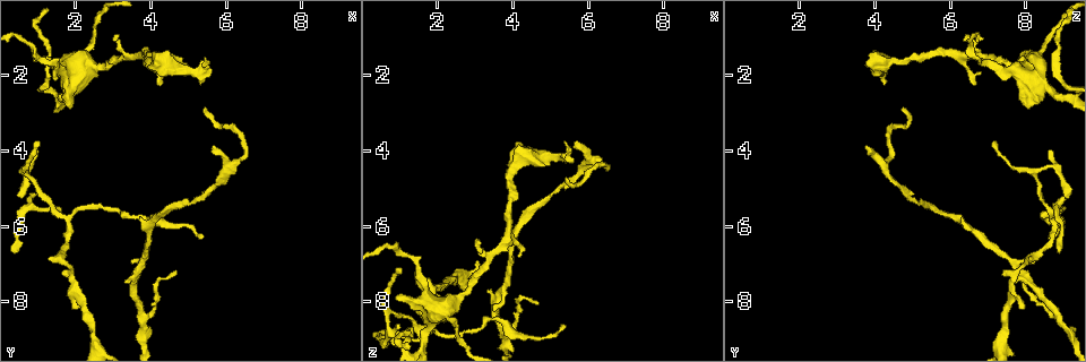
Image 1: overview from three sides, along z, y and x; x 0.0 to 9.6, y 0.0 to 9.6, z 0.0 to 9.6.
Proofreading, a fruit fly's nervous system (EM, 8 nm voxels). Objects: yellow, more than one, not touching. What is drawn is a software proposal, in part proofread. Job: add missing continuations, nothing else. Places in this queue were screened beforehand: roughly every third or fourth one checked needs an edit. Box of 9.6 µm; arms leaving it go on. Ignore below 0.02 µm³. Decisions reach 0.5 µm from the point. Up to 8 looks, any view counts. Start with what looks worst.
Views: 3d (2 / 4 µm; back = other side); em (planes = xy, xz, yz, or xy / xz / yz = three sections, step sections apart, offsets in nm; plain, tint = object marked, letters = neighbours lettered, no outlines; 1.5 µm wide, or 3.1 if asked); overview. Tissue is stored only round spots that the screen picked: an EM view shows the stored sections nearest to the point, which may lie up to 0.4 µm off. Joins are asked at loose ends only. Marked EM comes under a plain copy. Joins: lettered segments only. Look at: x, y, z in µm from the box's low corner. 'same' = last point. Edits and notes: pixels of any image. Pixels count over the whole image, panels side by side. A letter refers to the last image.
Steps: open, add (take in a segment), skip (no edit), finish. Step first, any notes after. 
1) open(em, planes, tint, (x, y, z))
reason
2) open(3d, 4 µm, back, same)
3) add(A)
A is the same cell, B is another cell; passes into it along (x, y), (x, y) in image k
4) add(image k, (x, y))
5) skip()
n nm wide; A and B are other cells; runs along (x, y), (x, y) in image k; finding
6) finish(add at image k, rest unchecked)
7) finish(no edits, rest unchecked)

open(em, planes, tint, (0.95, 4.00, 8.55))
tapers out

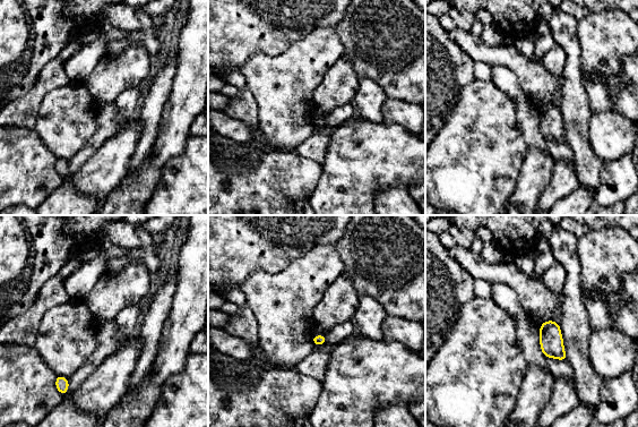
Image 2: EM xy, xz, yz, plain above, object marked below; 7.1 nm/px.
open(em, planes, letters, same)
see the neighbours

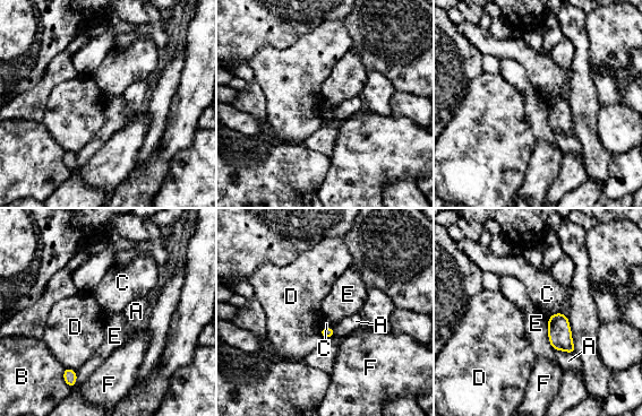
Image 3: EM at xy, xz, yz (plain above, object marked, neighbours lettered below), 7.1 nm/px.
skip()
80 nm wide; A, B, C, D, E and F are other cells; border along (547, 320), (548, 341), (555, 349) in image 3; no lettered segment goes on from it

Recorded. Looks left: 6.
open(3d, 2 µm, (4.75, 7.20, 8.05))
tapers out

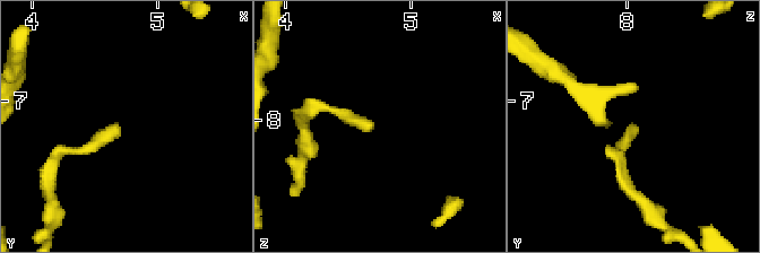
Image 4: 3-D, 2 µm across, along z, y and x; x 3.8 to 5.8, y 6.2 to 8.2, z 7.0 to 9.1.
open(em, planes, letters, (4.66, 7.18, 8.02))
need the tissue

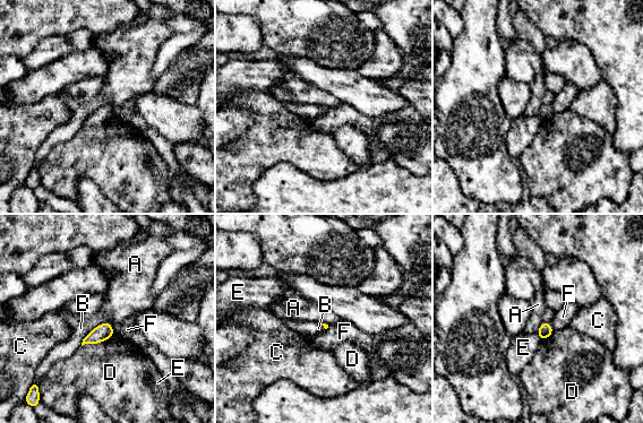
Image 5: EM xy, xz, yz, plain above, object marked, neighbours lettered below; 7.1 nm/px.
skip()
A, B, C, D, E and F are other cells; border along (542, 321), (537, 333) in image 5; none of them fits

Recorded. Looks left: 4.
open(em, xy, step 8, tint, (0.90, 1.60, 7.90))
branch stops here

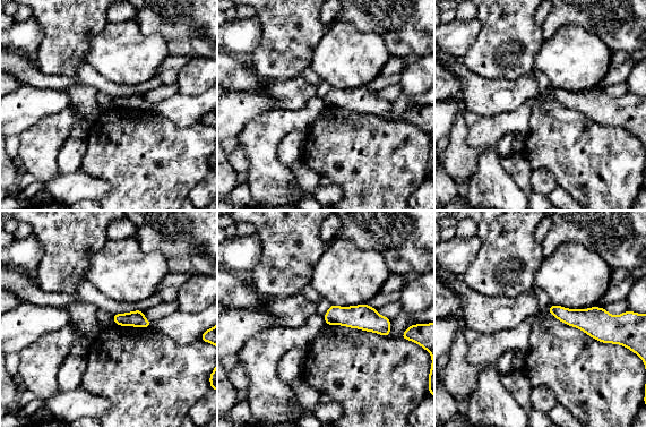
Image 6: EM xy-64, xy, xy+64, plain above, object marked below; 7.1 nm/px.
open(em, xz, step 8, tint, same)
cut it another way

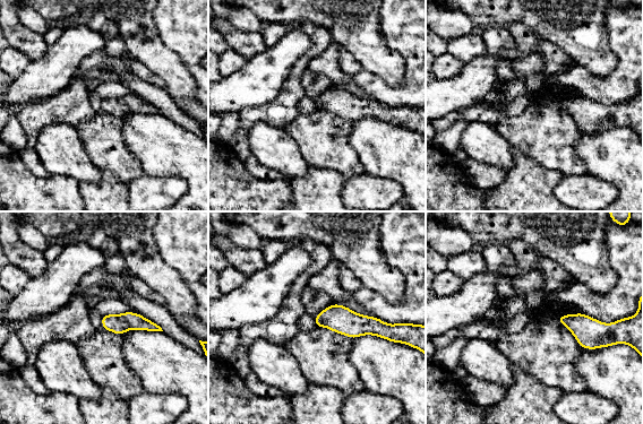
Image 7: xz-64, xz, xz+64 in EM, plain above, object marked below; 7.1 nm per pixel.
open(em, xz, step 8, letters, same)
what lies round it

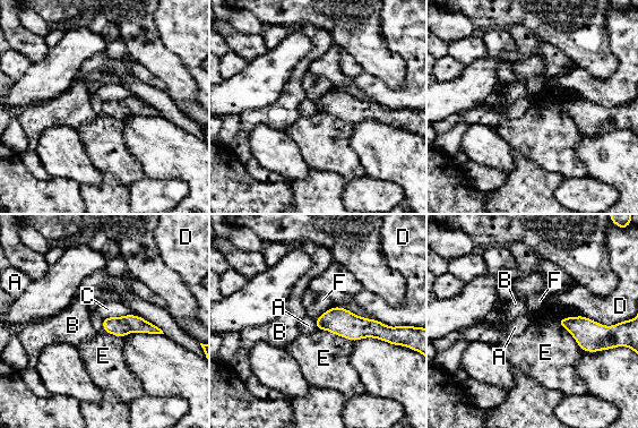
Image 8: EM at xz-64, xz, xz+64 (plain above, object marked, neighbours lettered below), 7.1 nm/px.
skip()
140 nm wide; A, B, C, D, E and F are other cells; border along (315, 320), (317, 327) in image 8; no lettered segment goes on from it

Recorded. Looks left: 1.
finish(no edits, rest unchecked)

